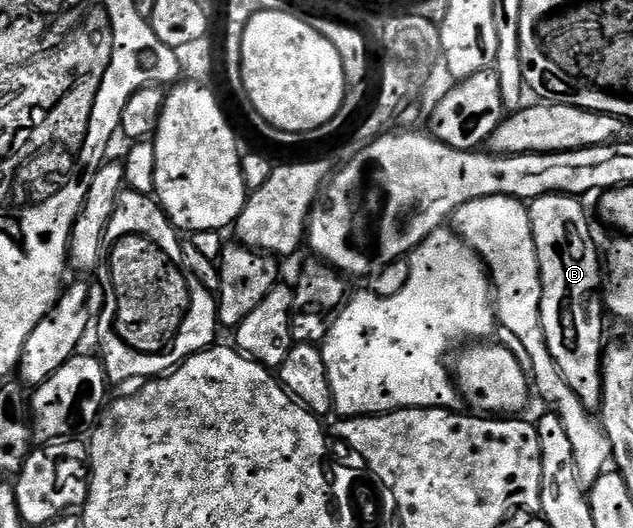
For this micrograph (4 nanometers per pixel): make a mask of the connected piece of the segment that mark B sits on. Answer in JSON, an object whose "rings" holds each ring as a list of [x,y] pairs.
{"rings":[[[549,193],[543,197],[538,197],[536,200],[529,202],[528,208],[530,210],[530,222],[532,223],[532,239],[536,243],[536,259],[540,263],[540,287],[542,288],[542,294],[540,295],[540,319],[542,320],[542,326],[544,327],[544,339],[548,343],[548,351],[552,351],[552,359],[556,359],[556,367],[560,367],[560,375],[564,375],[565,381],[568,382],[568,387],[572,387],[572,391],[576,391],[577,397],[580,399],[580,403],[584,403],[584,407],[591,411],[598,411],[602,408],[602,359],[604,356],[604,344],[602,345],[602,313],[604,314],[604,297],[600,290],[604,285],[604,261],[600,256],[600,249],[598,253],[598,245],[594,242],[594,237],[590,234],[590,221],[586,218],[586,209],[581,205],[577,196],[569,193]]]}

